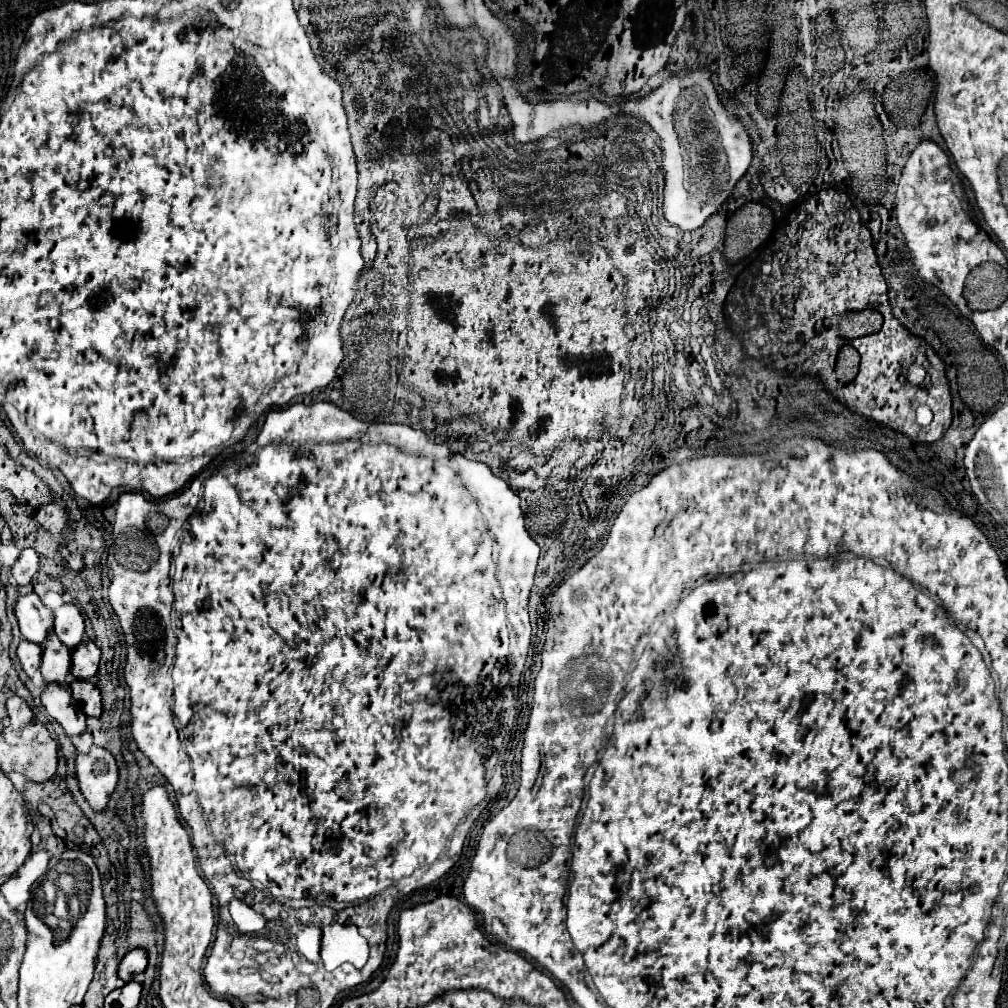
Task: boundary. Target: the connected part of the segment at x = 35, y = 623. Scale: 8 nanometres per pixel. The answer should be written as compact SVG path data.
M34 592L20 596L14 612L22 636L34 644L42 644L42 640L46 640L46 632L54 630L54 612L46 608Z

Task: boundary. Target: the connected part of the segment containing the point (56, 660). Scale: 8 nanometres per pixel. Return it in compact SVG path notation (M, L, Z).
M54 632L48 634L48 640L42 652L40 672L48 684L66 684L68 688L66 680L70 676L70 650L58 640Z

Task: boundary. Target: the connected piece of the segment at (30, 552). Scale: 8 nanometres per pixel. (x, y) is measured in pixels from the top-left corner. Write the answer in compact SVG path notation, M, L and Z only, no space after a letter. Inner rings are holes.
M26 548L12 566L12 578L18 586L28 586L40 568L40 556L34 548Z

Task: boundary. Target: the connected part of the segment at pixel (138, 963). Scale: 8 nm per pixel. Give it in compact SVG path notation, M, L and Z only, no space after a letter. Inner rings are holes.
M134 948L120 960L118 976L124 982L130 982L130 980L134 980L136 974L146 970L146 964L148 964L148 952L144 948Z

